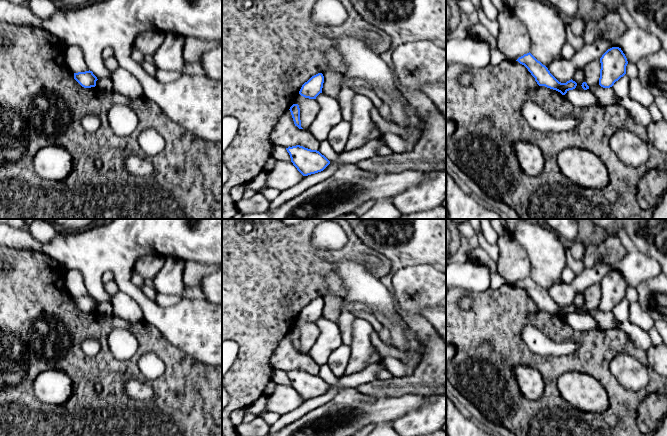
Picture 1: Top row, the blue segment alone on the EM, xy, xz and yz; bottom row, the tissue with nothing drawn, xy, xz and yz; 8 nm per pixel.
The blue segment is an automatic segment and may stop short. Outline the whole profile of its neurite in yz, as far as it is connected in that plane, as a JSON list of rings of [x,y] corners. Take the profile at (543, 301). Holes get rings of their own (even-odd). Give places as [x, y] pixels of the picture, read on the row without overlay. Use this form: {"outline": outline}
{"outline": [[[530,276],[519,281],[516,285],[524,289],[539,310],[556,314],[565,319],[569,314],[576,312],[577,307],[572,303],[566,307],[559,306],[548,294],[548,292],[538,285]]]}

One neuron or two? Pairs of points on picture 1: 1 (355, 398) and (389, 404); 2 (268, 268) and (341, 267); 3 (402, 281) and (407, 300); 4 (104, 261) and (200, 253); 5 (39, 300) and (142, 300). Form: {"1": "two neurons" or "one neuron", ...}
{"1": "one neuron", "2": "two neurons", "3": "one neuron", "4": "one neuron", "5": "two neurons"}

